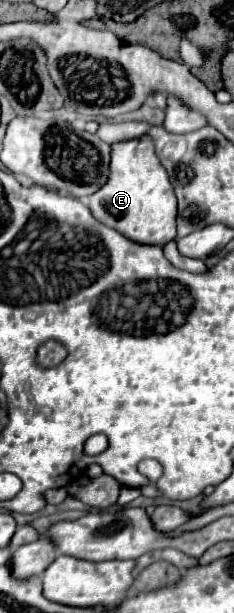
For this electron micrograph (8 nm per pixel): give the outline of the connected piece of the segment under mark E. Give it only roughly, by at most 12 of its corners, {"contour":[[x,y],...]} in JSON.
{"contour":[[149,135],[111,145],[89,197],[137,243],[175,239],[175,191]]}

